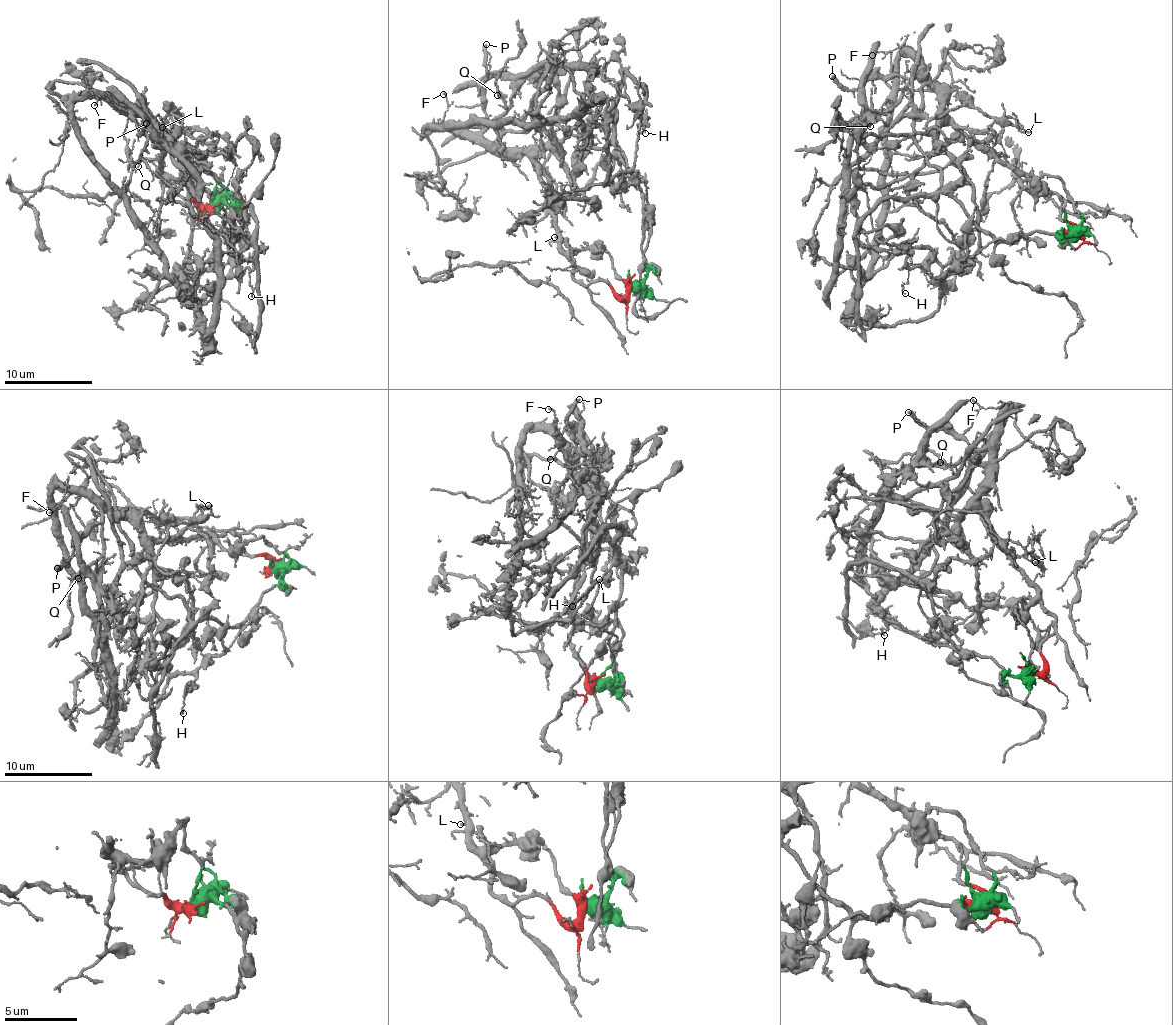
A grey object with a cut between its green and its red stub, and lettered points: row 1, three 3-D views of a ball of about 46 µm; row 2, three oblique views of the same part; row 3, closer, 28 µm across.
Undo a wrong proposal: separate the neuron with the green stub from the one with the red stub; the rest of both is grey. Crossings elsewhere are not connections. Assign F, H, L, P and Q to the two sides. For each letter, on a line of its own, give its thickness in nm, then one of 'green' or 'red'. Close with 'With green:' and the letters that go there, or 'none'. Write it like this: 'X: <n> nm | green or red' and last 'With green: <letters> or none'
F: 130 nm | red
H: 110 nm | green
L: 110 nm | red
P: 360 nm | red
Q: 140 nm | red
With green: H

